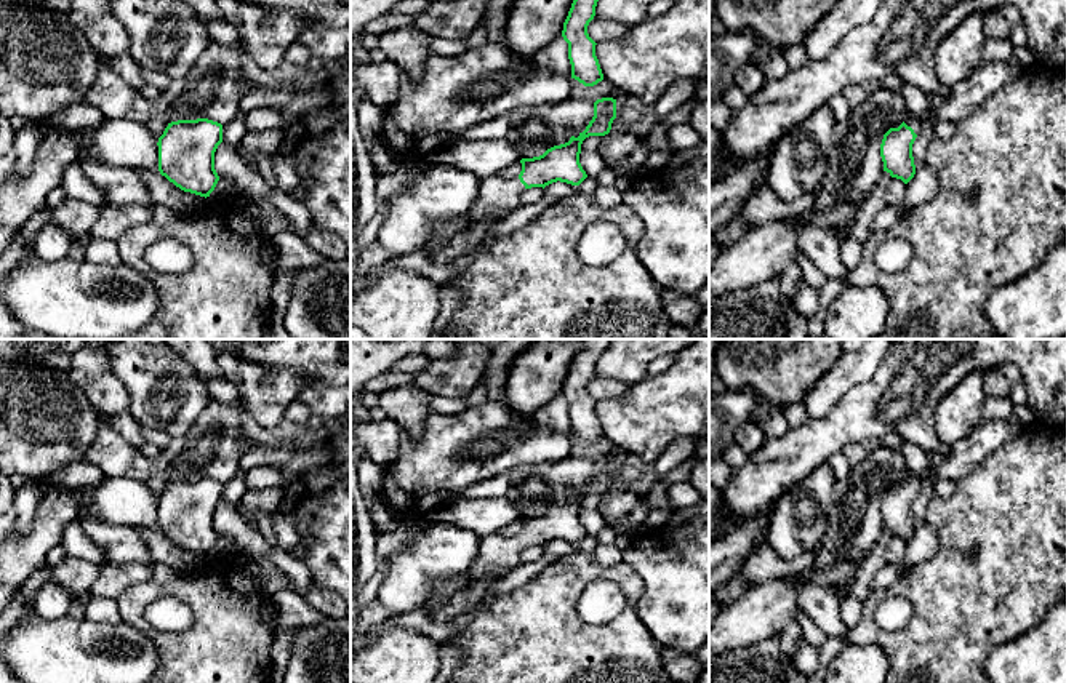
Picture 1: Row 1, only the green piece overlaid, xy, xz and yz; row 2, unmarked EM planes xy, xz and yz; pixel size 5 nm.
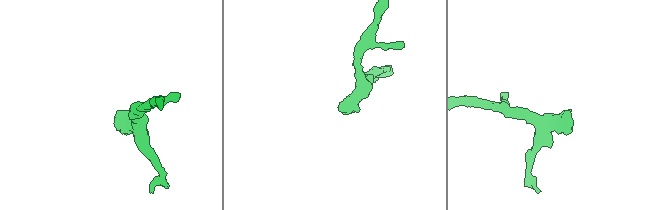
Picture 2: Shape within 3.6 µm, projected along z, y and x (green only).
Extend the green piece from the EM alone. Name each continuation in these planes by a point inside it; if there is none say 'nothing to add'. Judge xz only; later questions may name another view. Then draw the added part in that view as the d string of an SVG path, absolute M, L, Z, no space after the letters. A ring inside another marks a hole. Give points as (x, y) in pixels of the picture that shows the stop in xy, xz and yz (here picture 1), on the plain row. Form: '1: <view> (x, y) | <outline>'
1: xz (496, 552) | M491 534L480 539L479 555L469 568L471 581L496 576L501 569L512 571L522 563L525 544L519 536Z

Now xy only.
nothing to add

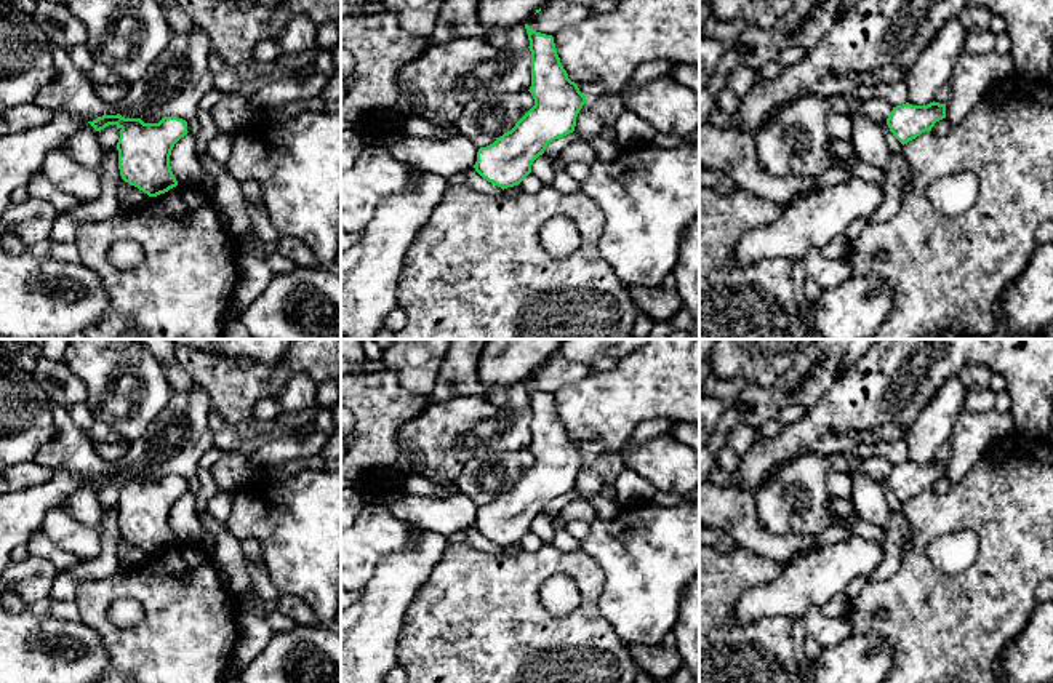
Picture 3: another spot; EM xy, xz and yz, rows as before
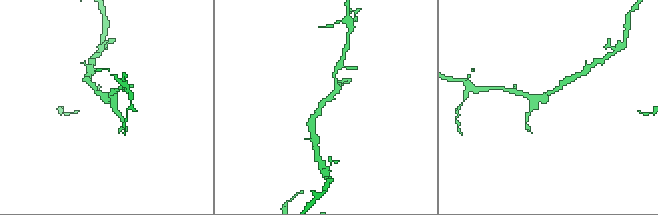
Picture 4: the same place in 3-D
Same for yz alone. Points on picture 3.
nothing to add

